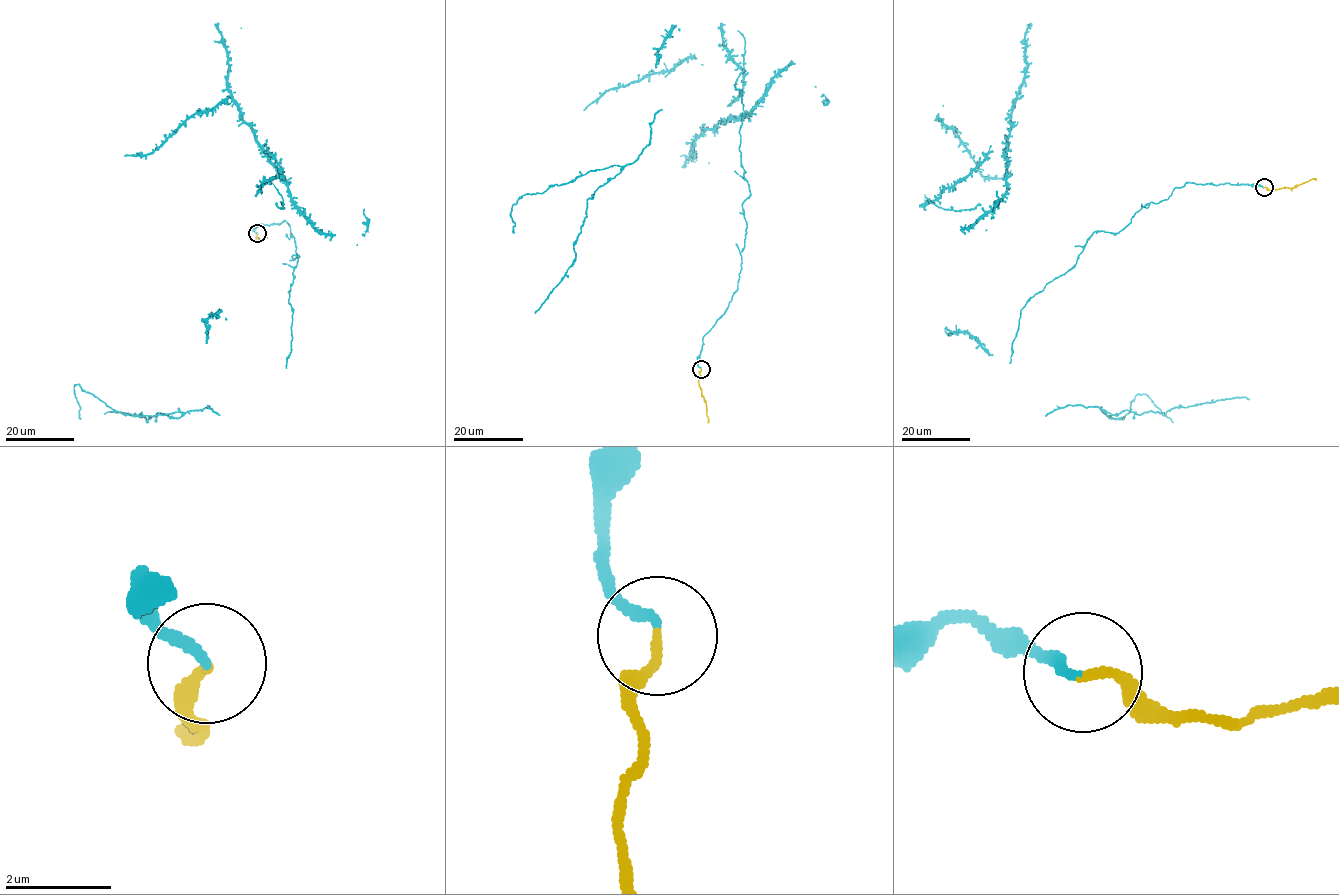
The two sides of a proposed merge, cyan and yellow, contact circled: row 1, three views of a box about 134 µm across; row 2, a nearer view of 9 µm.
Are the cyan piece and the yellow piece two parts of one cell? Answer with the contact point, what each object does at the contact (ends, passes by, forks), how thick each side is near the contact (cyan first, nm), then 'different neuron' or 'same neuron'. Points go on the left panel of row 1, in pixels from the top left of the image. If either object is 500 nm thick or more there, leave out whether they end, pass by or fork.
(257, 233) | cyan ends | yellow ends | 180/180 nm | same neuron

